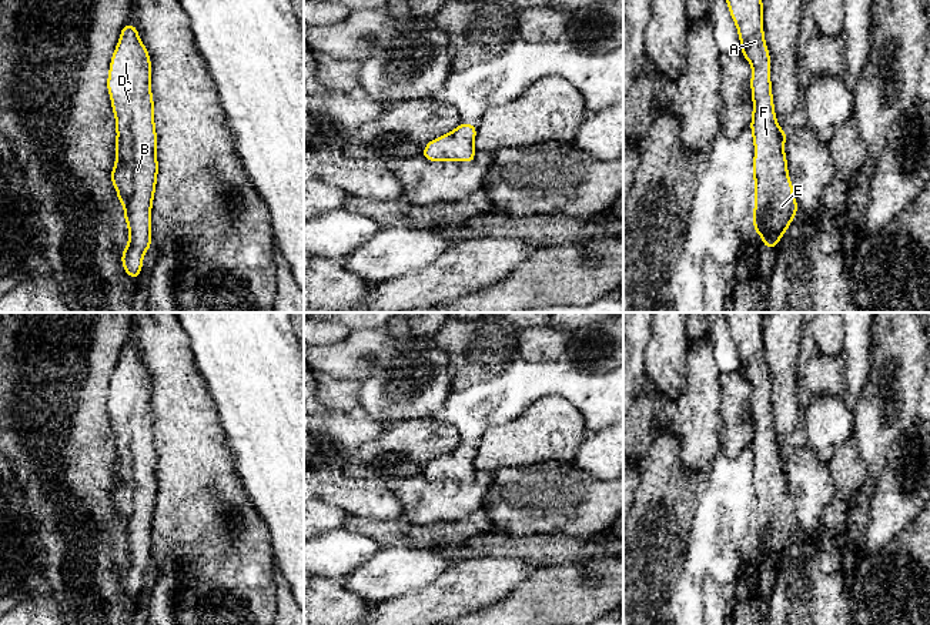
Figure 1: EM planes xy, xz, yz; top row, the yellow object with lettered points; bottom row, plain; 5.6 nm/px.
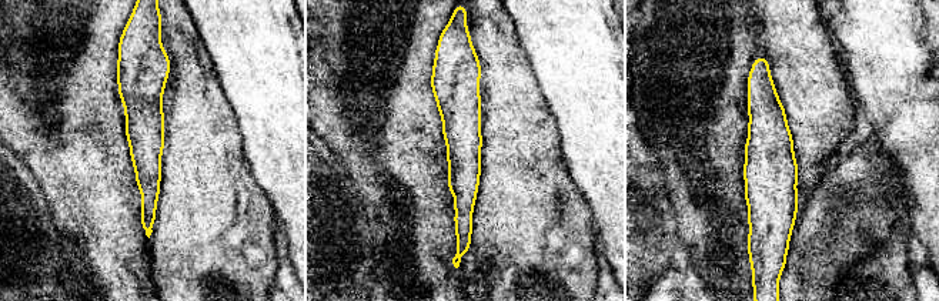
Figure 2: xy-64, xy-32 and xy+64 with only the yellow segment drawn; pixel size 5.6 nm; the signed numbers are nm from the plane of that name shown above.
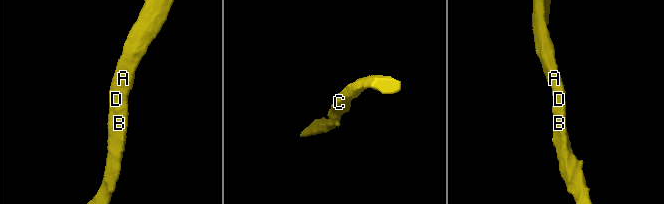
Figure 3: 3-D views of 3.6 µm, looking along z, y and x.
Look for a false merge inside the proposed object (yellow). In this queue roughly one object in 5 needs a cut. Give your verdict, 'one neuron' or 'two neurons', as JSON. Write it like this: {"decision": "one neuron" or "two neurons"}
{"decision": "one neuron"}

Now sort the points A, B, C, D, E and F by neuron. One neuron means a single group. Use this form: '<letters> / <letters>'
A B C D E F

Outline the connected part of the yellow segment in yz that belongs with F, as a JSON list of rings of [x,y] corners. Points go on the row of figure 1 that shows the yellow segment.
[[[726,0],[736,24],[740,51],[752,66],[753,113],[750,130],[755,144],[753,178],[755,234],[762,234],[766,248],[775,248],[797,214],[797,201],[789,178],[785,141],[787,133],[777,126],[772,83],[770,54],[763,33],[762,0]]]

